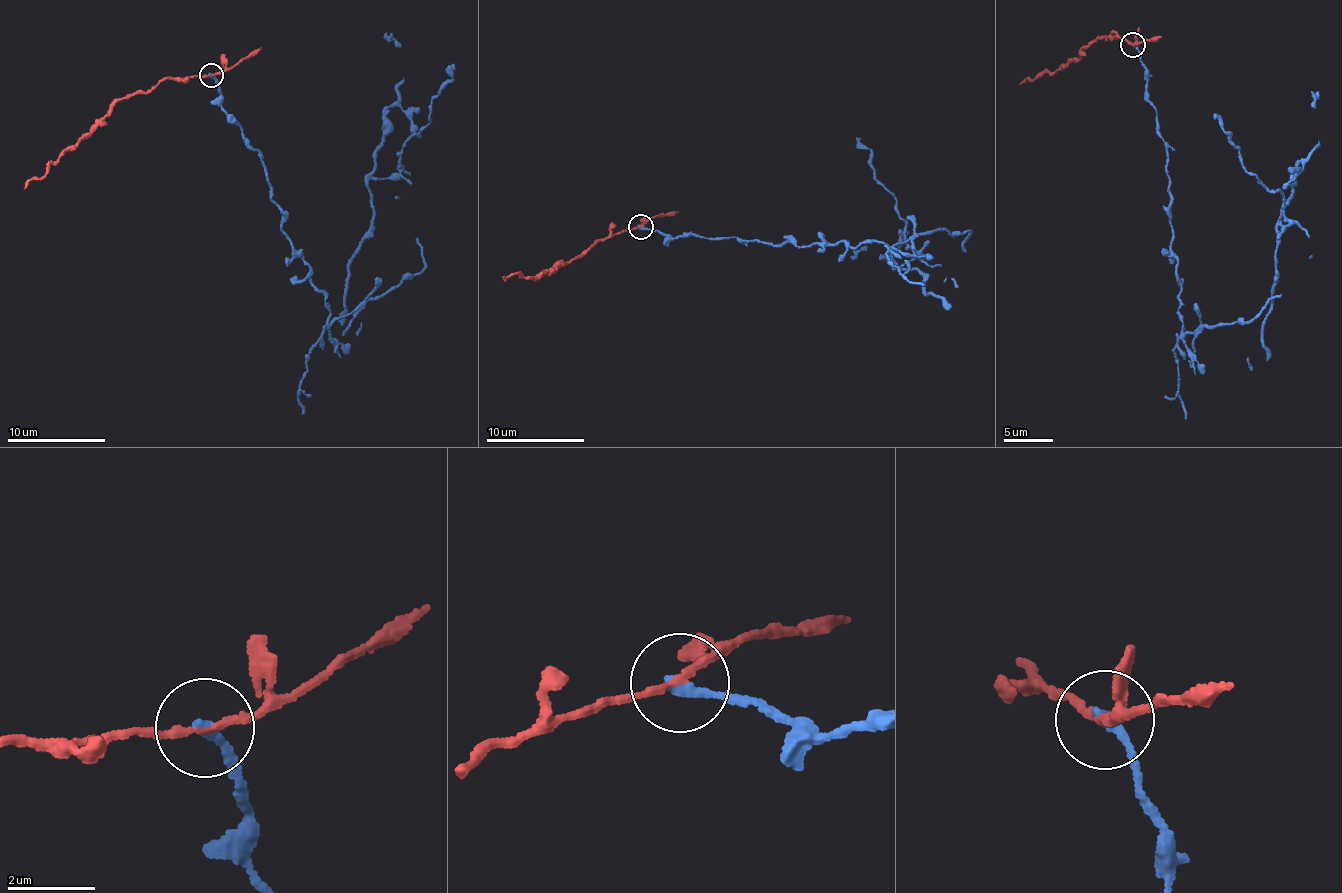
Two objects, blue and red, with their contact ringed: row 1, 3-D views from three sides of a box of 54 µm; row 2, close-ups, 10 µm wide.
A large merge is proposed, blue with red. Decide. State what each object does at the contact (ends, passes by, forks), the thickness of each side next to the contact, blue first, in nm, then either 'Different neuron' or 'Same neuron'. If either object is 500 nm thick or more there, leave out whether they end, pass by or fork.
At the ring blue ends. At the ring red passes by. Thickness 280 nm (blue) against 160 nm. Different neuron

